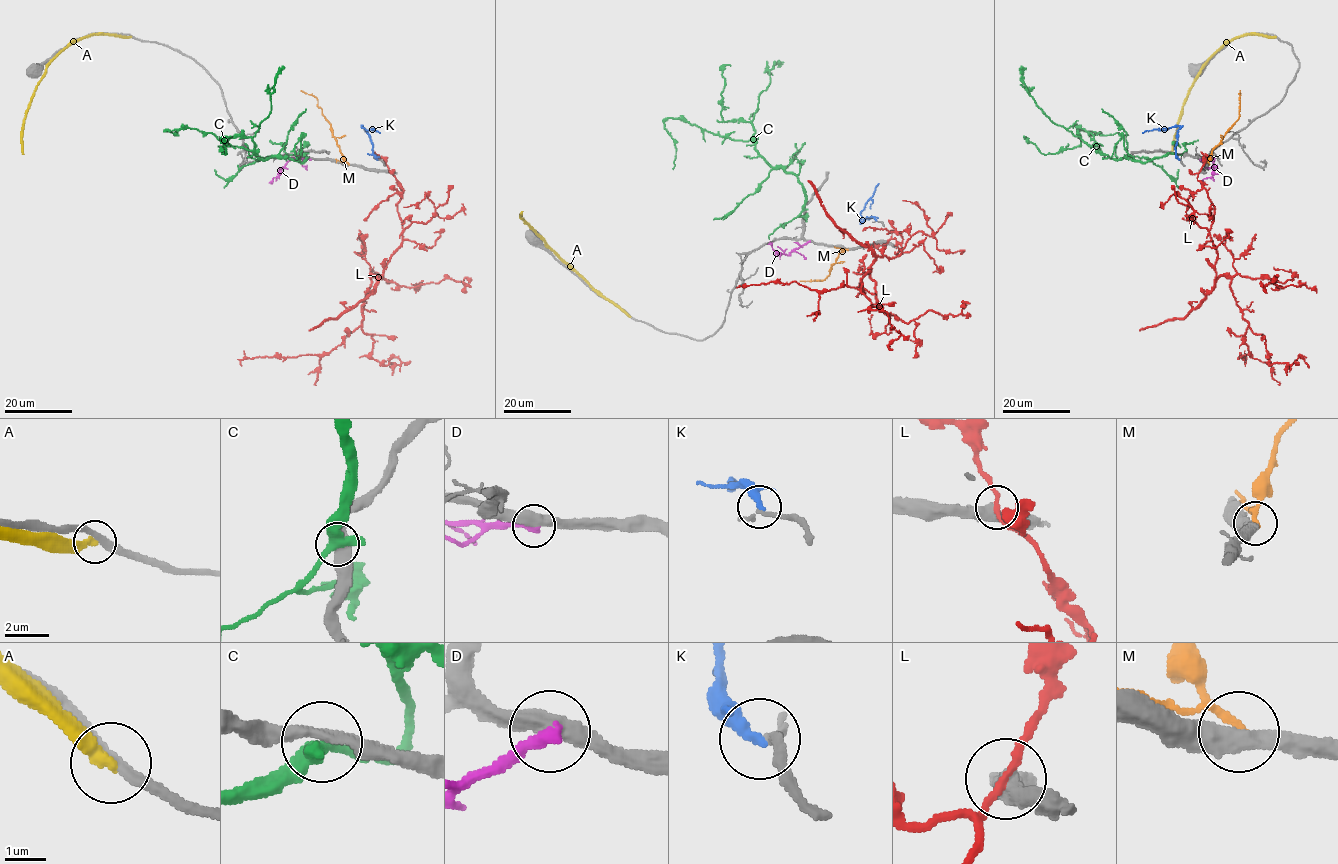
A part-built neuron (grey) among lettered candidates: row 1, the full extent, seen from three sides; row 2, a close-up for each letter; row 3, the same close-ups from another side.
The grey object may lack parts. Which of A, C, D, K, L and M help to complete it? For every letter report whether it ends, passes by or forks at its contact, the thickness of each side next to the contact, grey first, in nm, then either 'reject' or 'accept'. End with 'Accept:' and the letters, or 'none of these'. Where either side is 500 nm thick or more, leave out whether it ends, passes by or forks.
A: it ends; calibres 260 and 320 nm; reject
C: it forks; calibres 360 and 360 nm; reject
D: it ends; calibres 460 and 320 nm; reject
K: it passes by; calibres 190 and 240 nm; accept
L: it passes by; calibres 480 and 180 nm; reject
M: it passes by; calibres 440 and 160 nm; reject
Accept: K

